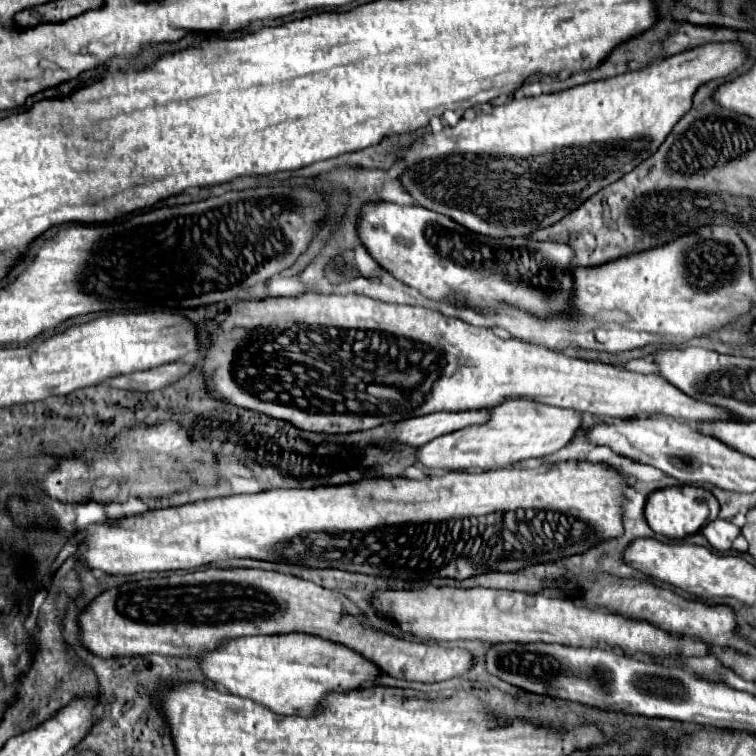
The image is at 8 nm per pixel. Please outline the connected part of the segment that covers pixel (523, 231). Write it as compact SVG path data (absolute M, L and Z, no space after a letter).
M707 43L689 51L693 53L683 51L613 79L543 93L539 97L509 99L493 107L491 113L481 111L473 119L459 119L455 127L443 127L441 133L425 133L397 153L397 163L409 167L409 185L403 187L417 205L441 213L485 237L529 237L537 229L551 227L591 195L619 181L651 157L673 125L691 109L695 89L711 79L727 77L747 59L745 49L733 43Z

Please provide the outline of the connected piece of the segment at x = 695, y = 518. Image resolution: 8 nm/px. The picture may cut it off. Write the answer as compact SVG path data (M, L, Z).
M675 485L657 489L649 495L645 505L645 519L649 527L655 533L661 533L671 539L685 539L687 535L701 531L701 527L717 519L717 515L719 515L719 503L715 501L713 493L695 485Z

